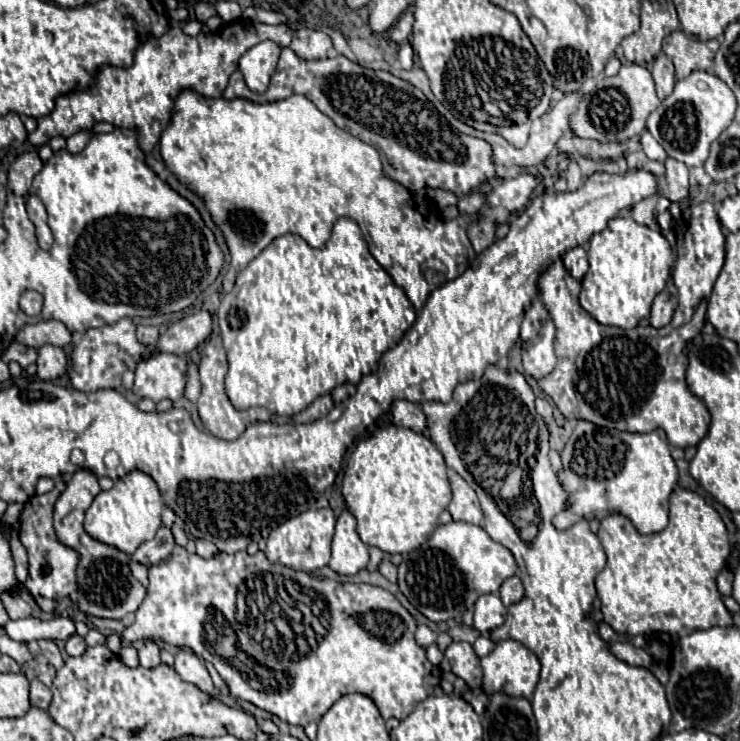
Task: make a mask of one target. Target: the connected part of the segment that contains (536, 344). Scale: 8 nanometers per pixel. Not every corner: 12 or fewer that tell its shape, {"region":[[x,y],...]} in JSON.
{"region":[[554,322],[524,342],[524,370],[536,380],[556,366]]}

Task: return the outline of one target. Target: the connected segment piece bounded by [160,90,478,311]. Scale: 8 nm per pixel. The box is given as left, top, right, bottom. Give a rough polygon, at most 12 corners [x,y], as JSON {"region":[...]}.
{"region":[[304,96],[176,98],[160,154],[226,238],[342,216],[417,311],[476,258]]}

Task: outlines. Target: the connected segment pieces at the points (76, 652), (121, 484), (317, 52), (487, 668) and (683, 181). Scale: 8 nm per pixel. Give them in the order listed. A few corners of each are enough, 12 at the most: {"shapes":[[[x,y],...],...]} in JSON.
{"shapes":[[[72,634],[64,650],[68,656],[82,656],[86,642],[82,636]],[[132,470],[102,490],[84,528],[126,554],[152,540],[164,502]],[[300,28],[290,48],[304,60],[326,58],[332,40],[320,30]],[[516,640],[482,658],[482,690],[530,698],[540,662]],[[666,158],[666,196],[688,202],[688,168]]]}

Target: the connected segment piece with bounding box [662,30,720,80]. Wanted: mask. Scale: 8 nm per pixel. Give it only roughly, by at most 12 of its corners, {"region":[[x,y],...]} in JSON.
{"region":[[682,30],[664,38],[662,50],[676,78],[712,70],[716,40],[688,38]]}

